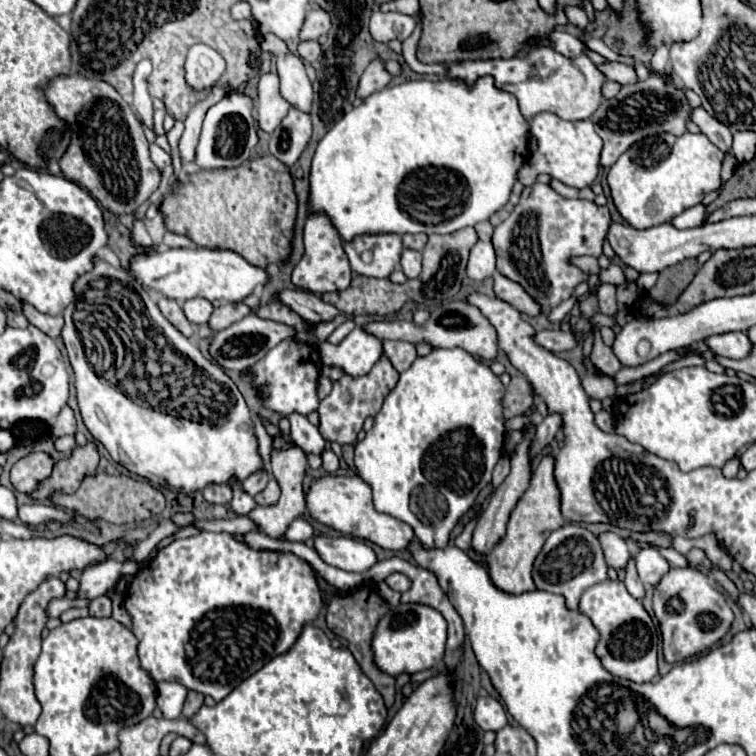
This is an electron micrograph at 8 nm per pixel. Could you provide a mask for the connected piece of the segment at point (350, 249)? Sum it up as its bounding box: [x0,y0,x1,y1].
[343,234,403,278]

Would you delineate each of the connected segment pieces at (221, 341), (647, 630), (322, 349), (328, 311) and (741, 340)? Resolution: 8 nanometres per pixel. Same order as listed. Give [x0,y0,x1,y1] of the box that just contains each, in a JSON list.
[[209,314,295,370],[579,580,657,682],[319,326,381,378],[275,290,339,322],[705,332,753,360]]

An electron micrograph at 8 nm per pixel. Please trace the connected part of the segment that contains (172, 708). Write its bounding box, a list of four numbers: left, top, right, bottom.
[157,682,187,720]

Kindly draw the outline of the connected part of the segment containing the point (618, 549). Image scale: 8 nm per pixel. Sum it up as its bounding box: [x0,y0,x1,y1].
[599,532,631,570]

